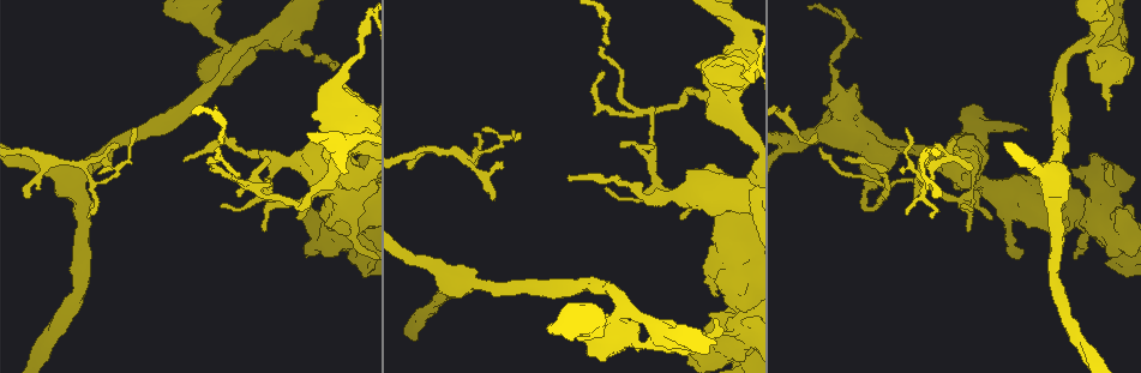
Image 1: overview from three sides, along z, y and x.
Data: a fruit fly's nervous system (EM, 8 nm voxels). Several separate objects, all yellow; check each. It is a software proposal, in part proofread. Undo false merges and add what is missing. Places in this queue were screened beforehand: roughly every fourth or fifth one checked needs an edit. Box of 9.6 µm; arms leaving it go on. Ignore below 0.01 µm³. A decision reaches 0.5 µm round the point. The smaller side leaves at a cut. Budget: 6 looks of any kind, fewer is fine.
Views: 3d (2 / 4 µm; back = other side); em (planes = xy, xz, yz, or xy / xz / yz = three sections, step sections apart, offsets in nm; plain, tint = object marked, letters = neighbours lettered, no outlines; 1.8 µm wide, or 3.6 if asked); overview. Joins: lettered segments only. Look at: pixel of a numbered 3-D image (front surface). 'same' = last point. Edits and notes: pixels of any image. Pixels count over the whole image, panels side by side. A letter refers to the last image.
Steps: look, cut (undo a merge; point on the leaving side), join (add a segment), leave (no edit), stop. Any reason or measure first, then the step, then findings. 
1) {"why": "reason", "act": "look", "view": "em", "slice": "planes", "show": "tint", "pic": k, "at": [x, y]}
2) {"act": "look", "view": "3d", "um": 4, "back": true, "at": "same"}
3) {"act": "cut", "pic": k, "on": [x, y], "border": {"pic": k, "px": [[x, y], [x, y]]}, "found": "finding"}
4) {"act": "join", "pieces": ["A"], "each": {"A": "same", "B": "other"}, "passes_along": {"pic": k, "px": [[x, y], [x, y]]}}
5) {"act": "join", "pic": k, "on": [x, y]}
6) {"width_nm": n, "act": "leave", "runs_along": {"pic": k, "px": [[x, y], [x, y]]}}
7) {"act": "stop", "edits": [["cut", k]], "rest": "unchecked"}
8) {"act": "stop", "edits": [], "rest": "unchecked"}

{"why": "tapers out", "act": "look", "view": "3d", "um": 4, "pic": 1, "at": [491, 194]}

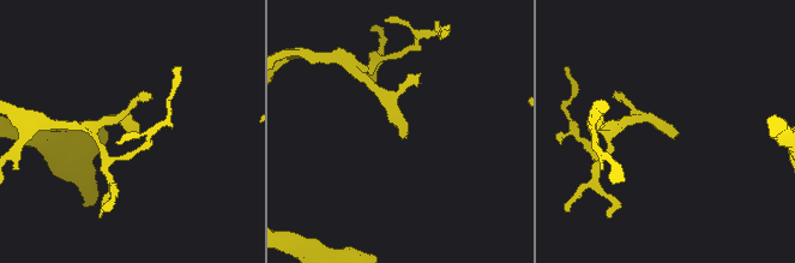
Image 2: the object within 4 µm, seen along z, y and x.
{"act": "look", "view": "em", "slice": "planes", "show": "plain", "pic": 2, "at": [404, 131]}

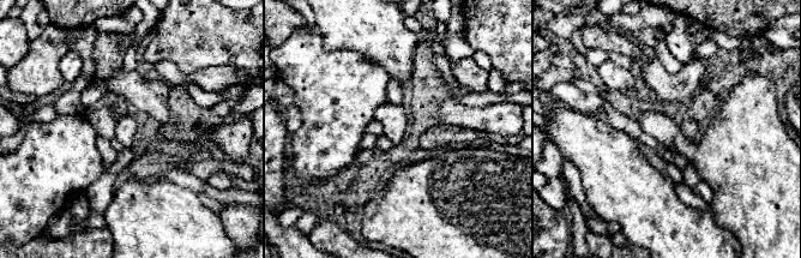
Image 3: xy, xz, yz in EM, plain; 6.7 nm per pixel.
{"act": "look", "view": "em", "slice": "planes", "show": "letters", "at": "same"}

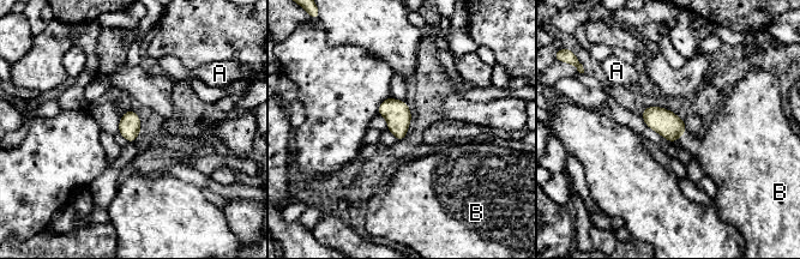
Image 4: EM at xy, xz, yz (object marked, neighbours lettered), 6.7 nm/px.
{"act": "join", "pieces": ["B"], "each": {"A": "other", "B": "same"}, "passes_along": {"pic": 4, "px": [[667, 124], [681, 134], [715, 150]]}, "found": "it goes on there"}

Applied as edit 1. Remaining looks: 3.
{"why": "a fork", "act": "look", "view": "3d", "um": 2, "pic": 1, "at": [275, 202]}

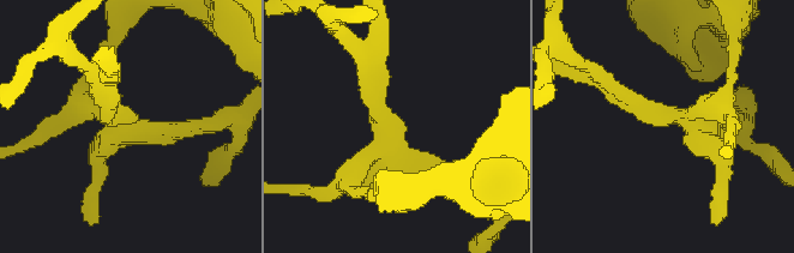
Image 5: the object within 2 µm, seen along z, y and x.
{"why": "need the tissue", "act": "look", "view": "em", "slice": "planes", "show": "letters", "pic": 5, "at": [394, 155]}

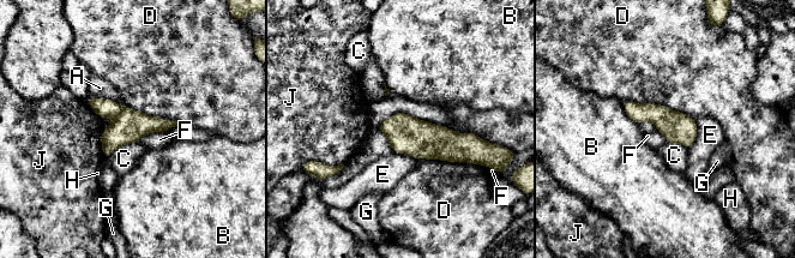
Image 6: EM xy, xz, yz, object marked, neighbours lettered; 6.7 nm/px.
{"longest_contact_nm": ["D", 500], "act": "cut", "pic": 6, "on": [104, 108], "each": {"A": "other", "B": "other", "C": "other", "D": "other", "E": "other", "F": "other", "G": "other", "H": "other", "J": "other"}, "found": "a second neuron is stuck on"}

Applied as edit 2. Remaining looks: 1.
{"why": "four-way junction", "act": "look", "view": "em", "slice": "xz", "step": 4, "show": "letters", "pic": 1, "at": [1115, 33]}

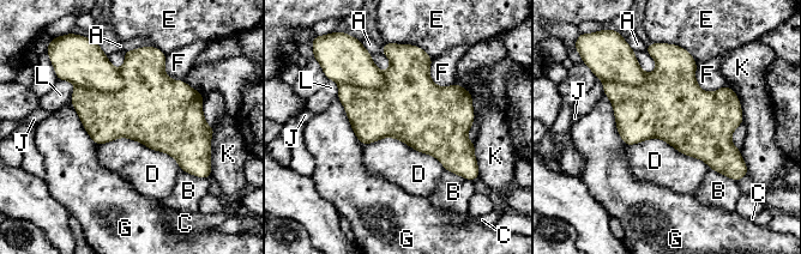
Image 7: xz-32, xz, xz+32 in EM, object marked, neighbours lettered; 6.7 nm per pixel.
{"act": "cut", "pic": 7, "on": [130, 113], "each": {"A": "other", "B": "other", "C": "other", "D": "other", "E": "other", "F": "other", "G": "other", "J": "other", "K": "other", "L": "other"}, "border": {"pic": 7, "px": [[124, 83], [114, 91], [76, 84]]}, "found": "two neurons meet here"}

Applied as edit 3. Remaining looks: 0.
{"act": "stop", "edits": [["join", 4], ["cut", 6], ["cut", 7]], "rest": "unchecked"}

